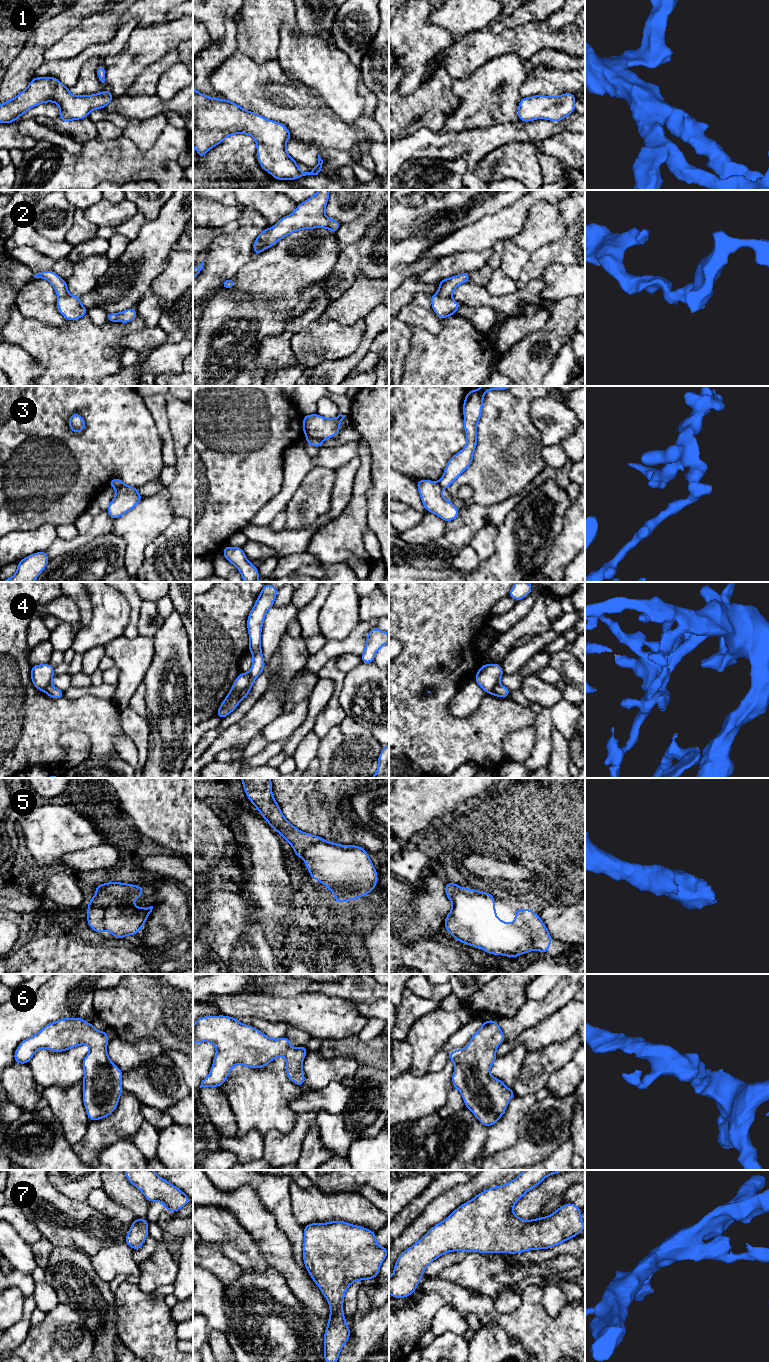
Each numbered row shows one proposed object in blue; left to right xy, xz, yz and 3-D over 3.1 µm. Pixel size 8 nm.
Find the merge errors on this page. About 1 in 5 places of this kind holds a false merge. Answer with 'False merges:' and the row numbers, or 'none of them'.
False merges: 2, 3, 4

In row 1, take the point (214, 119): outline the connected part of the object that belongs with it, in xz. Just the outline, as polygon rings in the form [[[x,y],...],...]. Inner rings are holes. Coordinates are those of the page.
[[[193,88],[193,146],[199,159],[234,134],[248,134],[254,138],[259,165],[277,180],[323,173],[319,154],[318,164],[311,172],[299,169],[286,151],[286,143],[293,136],[283,124],[245,110],[225,98],[210,98]]]

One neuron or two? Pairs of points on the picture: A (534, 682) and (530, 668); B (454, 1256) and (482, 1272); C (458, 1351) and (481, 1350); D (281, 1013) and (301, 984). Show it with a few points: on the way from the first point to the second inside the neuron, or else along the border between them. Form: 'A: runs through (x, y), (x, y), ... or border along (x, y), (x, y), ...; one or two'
A: border along (536, 674), (524, 677); two
B: border along (467, 1252), (460, 1261), (448, 1265), (440, 1271); two
C: border along (468, 1342), (469, 1351); two
D: border along (316, 992), (304, 992), (293, 996), (269, 996); two

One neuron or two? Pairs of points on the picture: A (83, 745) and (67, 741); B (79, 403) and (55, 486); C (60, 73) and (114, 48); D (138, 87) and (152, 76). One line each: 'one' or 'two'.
A: one
B: one
C: one
D: one

